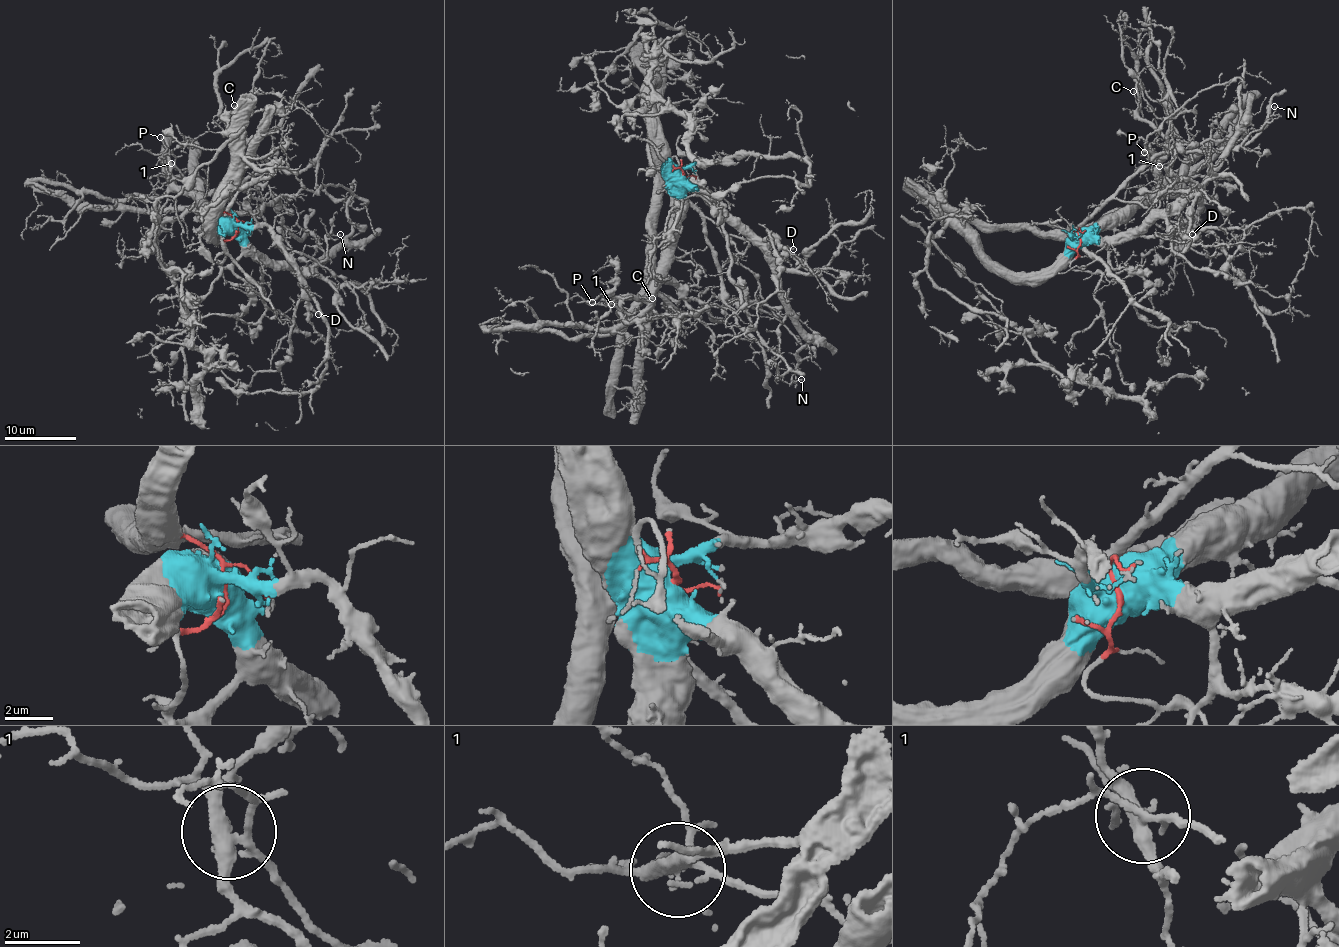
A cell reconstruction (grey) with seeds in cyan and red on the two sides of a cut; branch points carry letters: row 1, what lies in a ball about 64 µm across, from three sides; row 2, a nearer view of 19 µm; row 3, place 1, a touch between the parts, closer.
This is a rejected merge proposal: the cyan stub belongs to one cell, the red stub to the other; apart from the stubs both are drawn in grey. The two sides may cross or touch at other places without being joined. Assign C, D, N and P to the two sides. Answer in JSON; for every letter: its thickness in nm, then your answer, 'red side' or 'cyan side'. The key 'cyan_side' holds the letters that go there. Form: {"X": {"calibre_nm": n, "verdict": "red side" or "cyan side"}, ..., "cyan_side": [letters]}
{"C": {"calibre_nm": 110, "verdict": "cyan side"}, "D": {"calibre_nm": 150, "verdict": "cyan side"}, "N": {"calibre_nm": 110, "verdict": "cyan side"}, "P": {"calibre_nm": 130, "verdict": "red side"}, "cyan_side": ["C", "D", "N"]}

